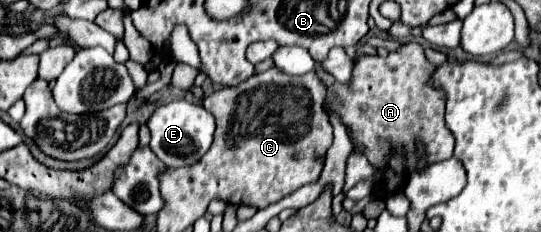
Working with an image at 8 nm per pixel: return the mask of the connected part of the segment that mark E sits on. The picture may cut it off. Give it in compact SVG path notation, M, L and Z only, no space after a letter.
M178 99L168 105L158 107L148 119L148 127L152 131L150 145L156 157L168 167L186 167L200 161L202 155L210 149L216 123L214 123L212 113L208 113L202 105L190 103L186 99Z

